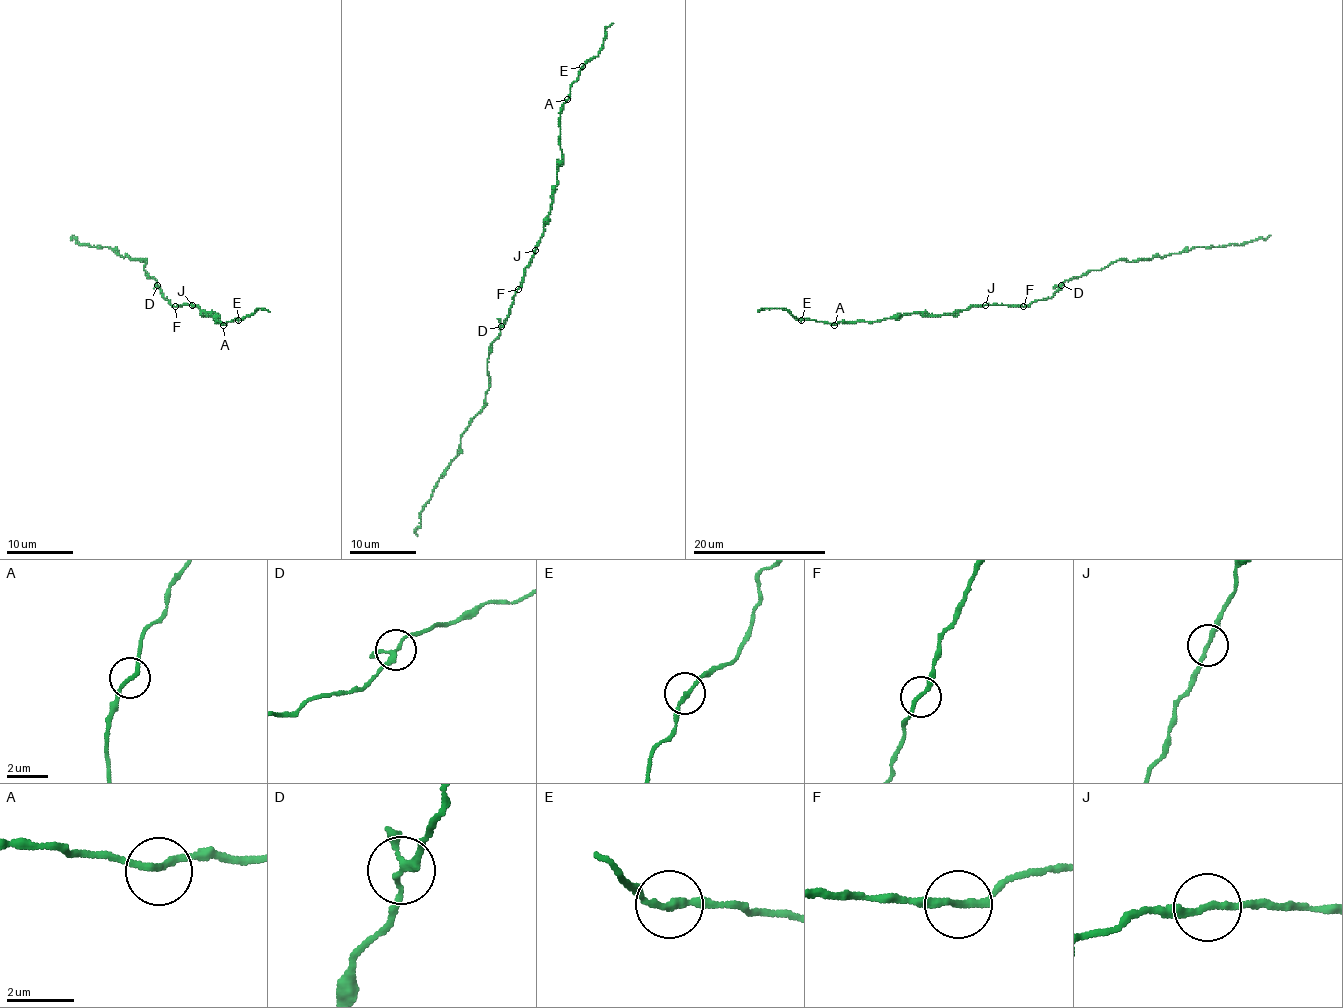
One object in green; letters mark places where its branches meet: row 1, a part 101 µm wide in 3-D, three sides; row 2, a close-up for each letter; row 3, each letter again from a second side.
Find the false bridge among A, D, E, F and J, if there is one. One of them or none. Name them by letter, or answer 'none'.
none

